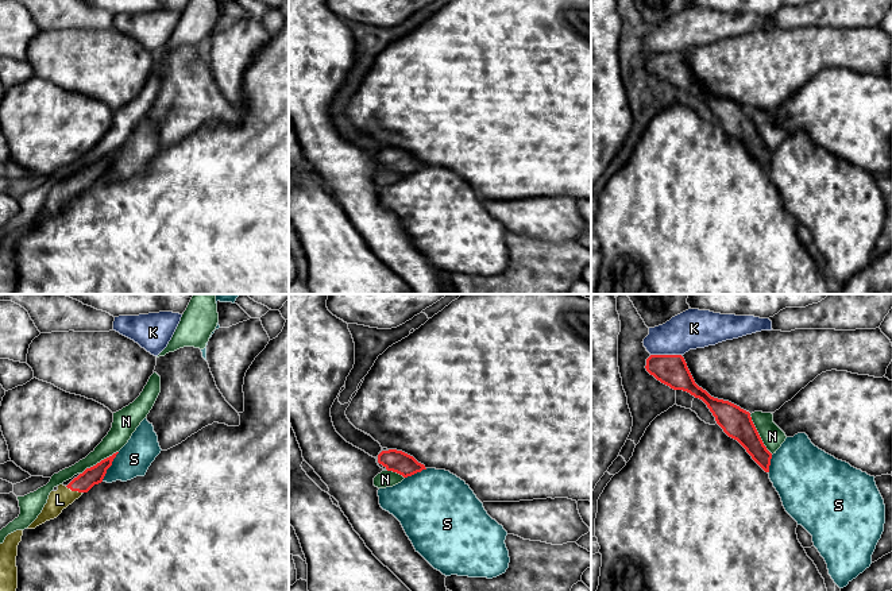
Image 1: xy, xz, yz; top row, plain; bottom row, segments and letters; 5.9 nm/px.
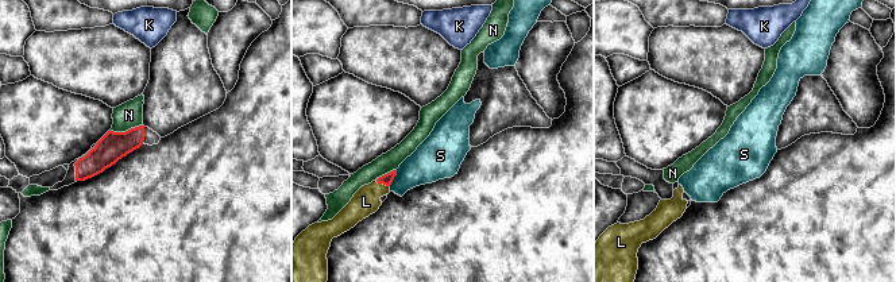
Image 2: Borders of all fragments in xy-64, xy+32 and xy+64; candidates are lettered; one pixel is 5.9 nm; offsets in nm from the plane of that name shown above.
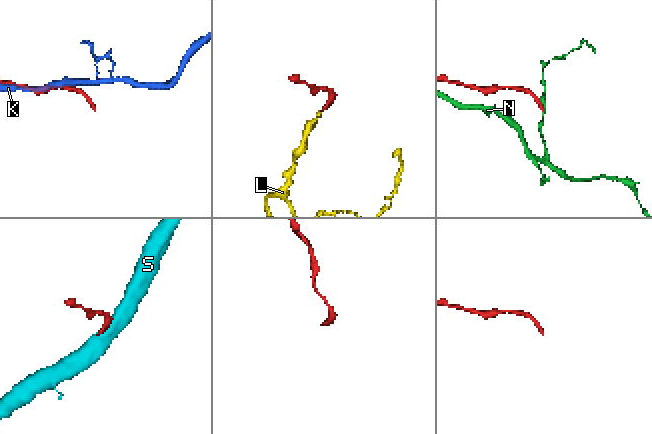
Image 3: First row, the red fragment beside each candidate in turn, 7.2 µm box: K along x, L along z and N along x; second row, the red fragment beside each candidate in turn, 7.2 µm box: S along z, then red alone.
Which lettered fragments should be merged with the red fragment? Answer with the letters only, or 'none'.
L

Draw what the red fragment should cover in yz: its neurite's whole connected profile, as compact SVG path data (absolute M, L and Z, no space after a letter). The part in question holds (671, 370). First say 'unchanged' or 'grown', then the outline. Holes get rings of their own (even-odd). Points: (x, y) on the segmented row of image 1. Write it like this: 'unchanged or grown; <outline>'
unchanged; M650 355L646 359L645 368L671 389L687 391L695 398L702 399L723 432L737 440L752 459L765 472L769 472L772 453L764 445L750 413L729 401L714 398L699 387L681 355Z

